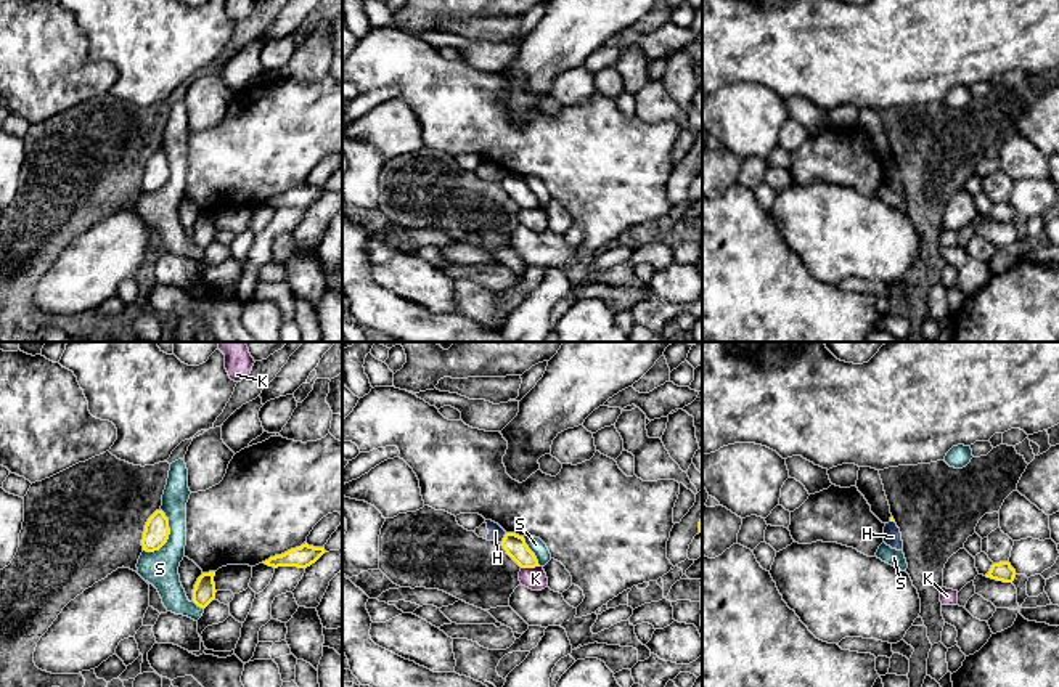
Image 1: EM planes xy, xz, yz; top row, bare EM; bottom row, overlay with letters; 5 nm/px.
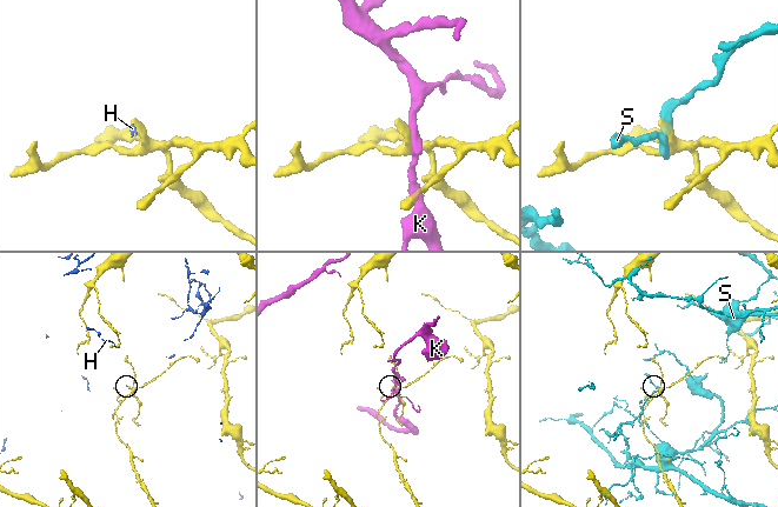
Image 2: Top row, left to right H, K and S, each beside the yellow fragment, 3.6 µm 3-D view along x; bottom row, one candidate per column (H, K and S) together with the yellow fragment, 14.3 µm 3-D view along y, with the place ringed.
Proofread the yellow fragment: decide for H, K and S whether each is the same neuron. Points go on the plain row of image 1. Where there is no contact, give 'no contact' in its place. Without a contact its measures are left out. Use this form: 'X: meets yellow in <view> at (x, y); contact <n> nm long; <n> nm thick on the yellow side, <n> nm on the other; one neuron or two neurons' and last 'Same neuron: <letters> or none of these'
H: meets yellow in xz at (503, 178); contact 60 nm long; 110 nm thick on the yellow side, 80 nm on the other; two neurons
K: meets yellow in xz at (529, 207); contact 100 nm long; 110 nm thick on the yellow side, 110 nm on the other; two neurons
S: meets yellow in xy at (169, 174); contact 240 nm long; 130 nm thick on the yellow side, 180 nm on the other; two neurons
Same neuron: none of these

